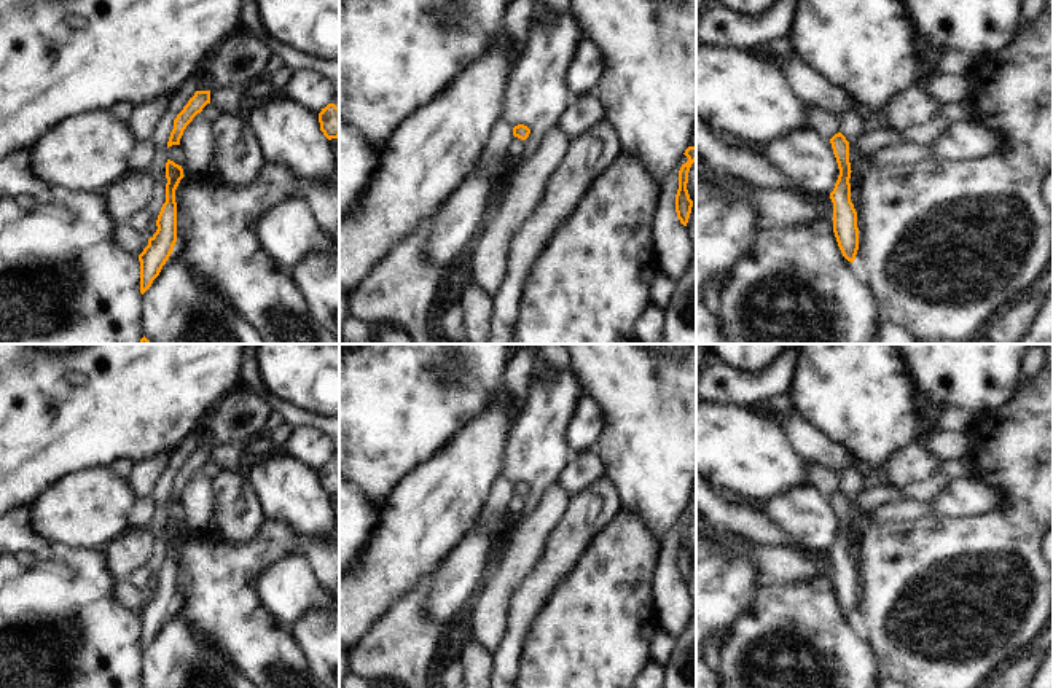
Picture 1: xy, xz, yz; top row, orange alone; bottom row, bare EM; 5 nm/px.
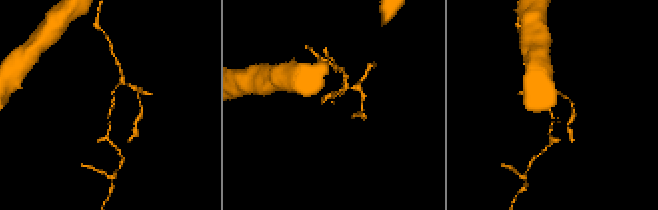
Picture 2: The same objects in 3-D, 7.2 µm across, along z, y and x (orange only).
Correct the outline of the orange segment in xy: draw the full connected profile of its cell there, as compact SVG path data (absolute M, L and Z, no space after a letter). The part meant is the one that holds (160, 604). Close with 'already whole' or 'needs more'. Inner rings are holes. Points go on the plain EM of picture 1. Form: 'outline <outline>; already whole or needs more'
outline M167 516L166 519L166 559L156 577L156 589L148 596L148 602L139 612L140 618L140 650L143 651L159 632L162 623L174 608L177 599L177 559L175 546L183 535L182 522Z; already whole

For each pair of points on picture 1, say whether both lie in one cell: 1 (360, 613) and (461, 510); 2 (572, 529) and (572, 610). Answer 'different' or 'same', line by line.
1: same
2: different

